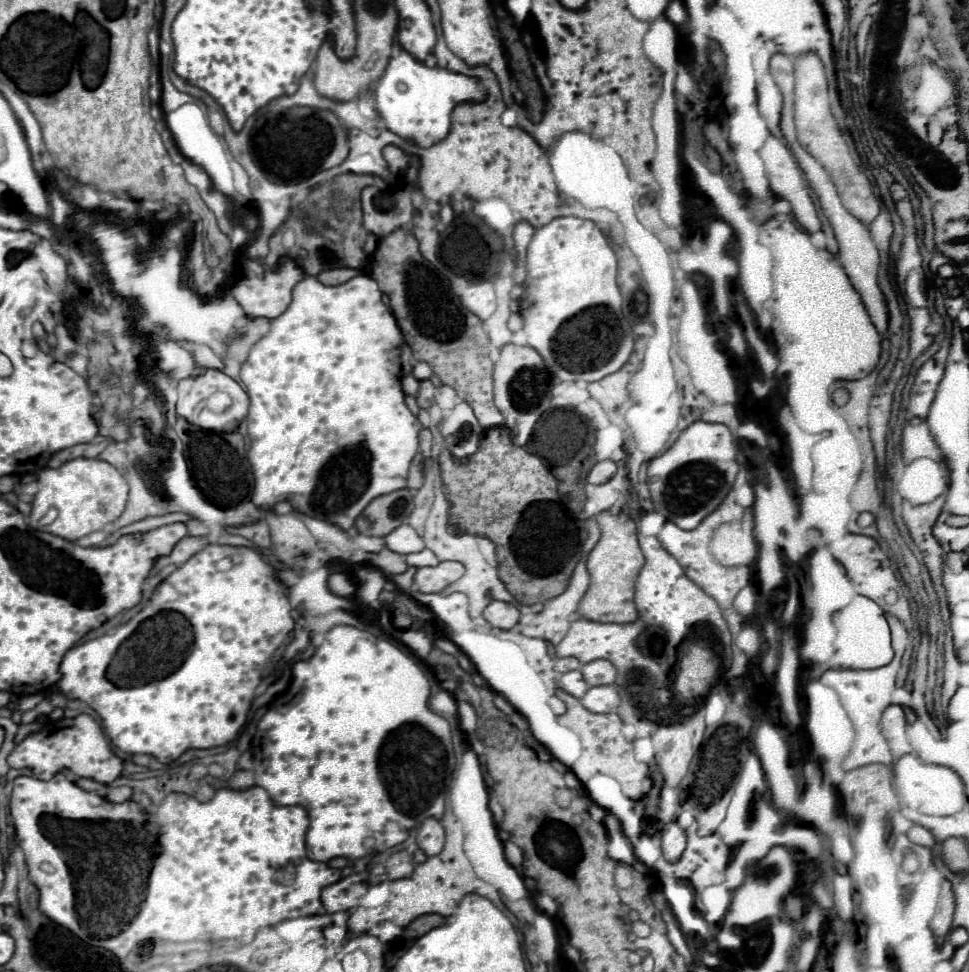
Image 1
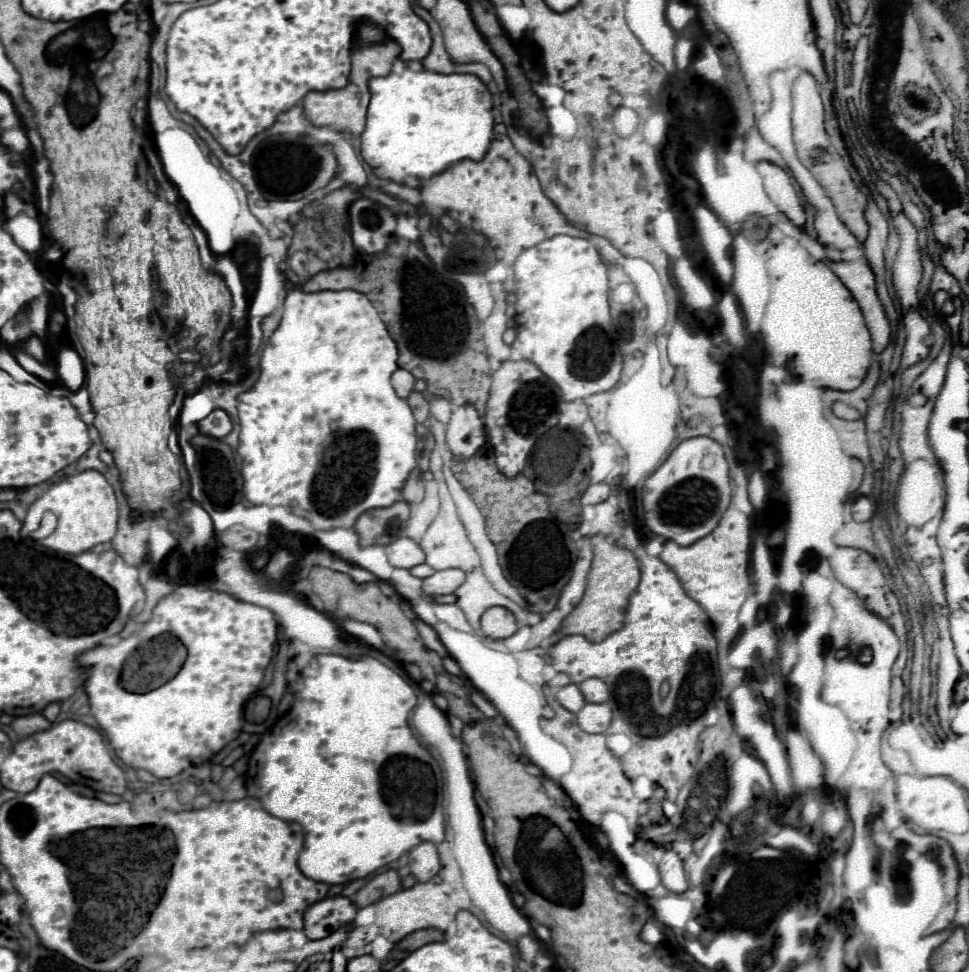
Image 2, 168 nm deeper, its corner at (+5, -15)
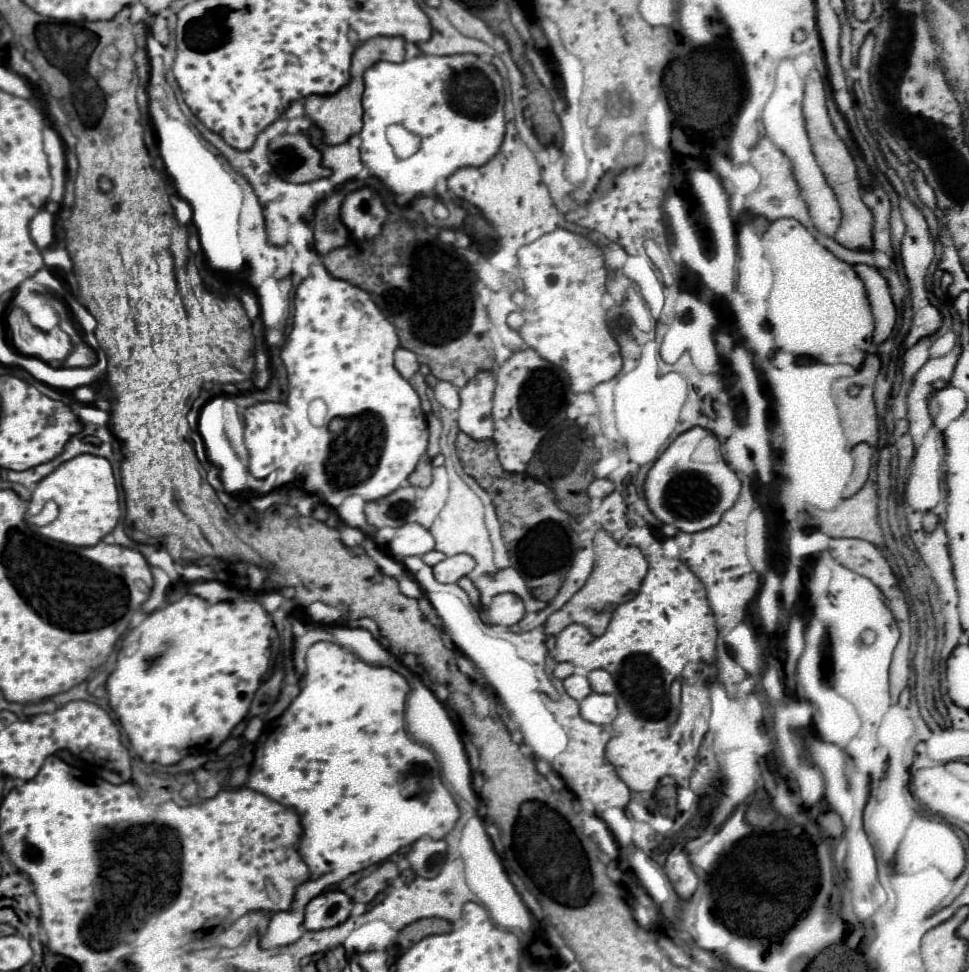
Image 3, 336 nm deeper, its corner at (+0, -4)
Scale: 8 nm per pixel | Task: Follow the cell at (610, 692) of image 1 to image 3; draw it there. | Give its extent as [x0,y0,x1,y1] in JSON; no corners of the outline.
[579,692,617,724]

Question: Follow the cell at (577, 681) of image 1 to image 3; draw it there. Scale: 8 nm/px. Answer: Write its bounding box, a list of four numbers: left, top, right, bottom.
[563,674,591,700]

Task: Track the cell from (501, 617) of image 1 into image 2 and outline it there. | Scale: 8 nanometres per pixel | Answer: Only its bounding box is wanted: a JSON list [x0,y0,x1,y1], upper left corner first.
[482,607,518,639]

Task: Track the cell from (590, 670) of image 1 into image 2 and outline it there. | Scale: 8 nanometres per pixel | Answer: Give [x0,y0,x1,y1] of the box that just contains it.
[580,679,610,703]

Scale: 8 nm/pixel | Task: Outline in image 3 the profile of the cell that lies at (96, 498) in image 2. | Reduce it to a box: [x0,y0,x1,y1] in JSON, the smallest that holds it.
[27,454,121,546]

